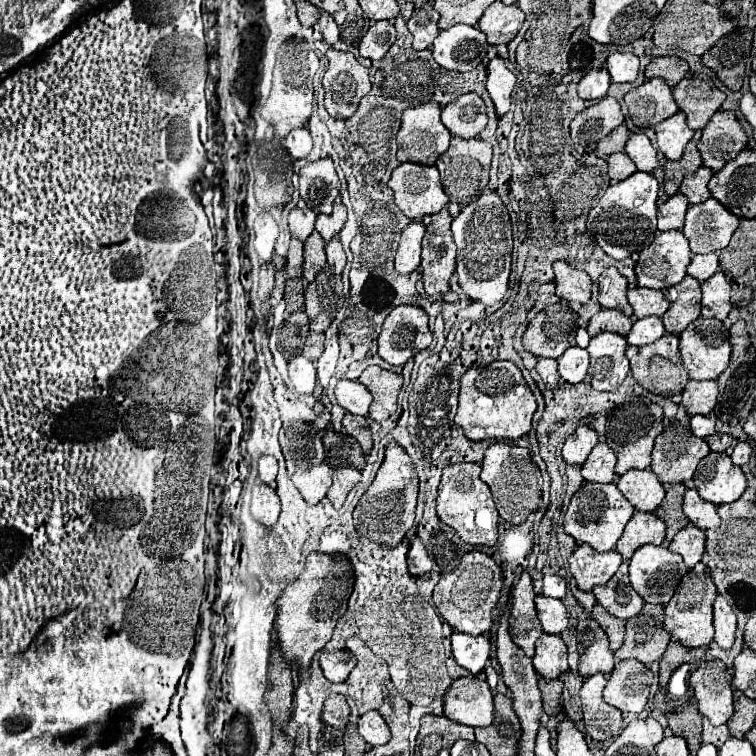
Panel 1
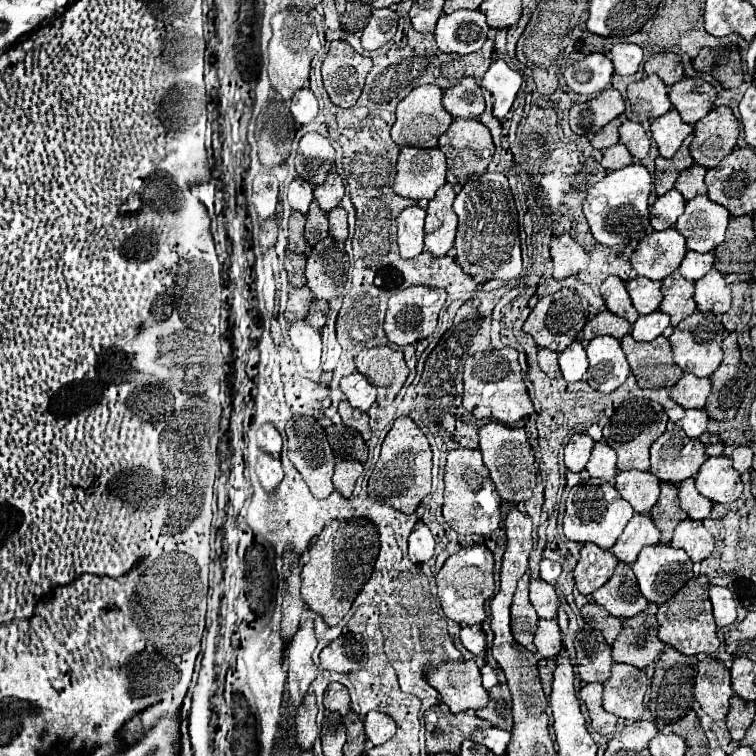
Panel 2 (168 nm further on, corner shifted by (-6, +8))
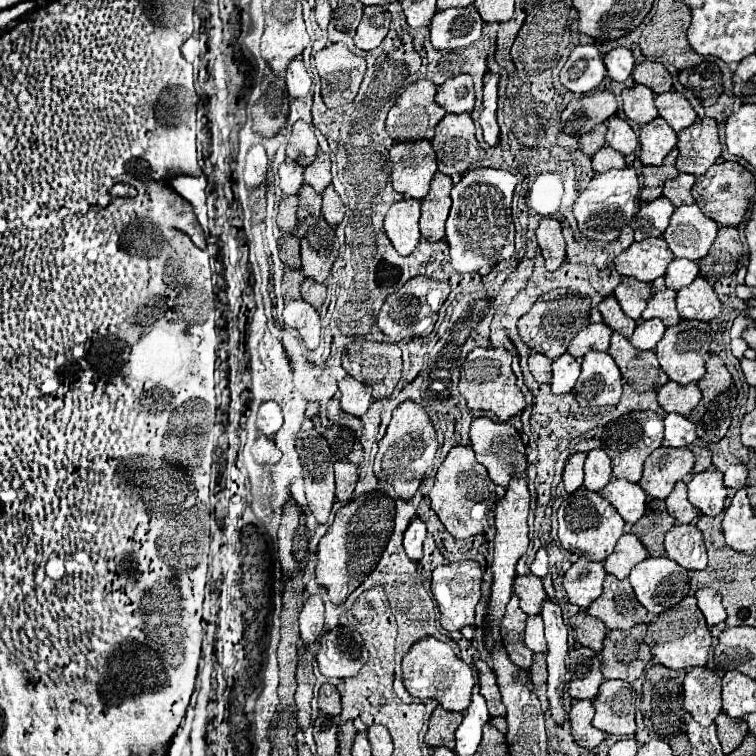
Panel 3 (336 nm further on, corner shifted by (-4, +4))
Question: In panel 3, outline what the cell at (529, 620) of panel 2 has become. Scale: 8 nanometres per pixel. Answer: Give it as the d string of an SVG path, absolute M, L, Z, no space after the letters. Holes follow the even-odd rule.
M510 598L506 606L506 614L500 622L500 636L504 642L504 648L516 666L528 670L532 664L532 652L524 644L524 626L526 626L526 614L518 606L518 598Z

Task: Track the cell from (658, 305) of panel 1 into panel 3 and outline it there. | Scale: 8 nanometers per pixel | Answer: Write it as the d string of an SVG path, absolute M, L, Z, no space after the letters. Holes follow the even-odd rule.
M622 276L622 282L614 288L614 298L618 300L618 304L626 316L630 316L632 320L638 320L642 310L648 304L650 286L644 282L638 282L636 278Z

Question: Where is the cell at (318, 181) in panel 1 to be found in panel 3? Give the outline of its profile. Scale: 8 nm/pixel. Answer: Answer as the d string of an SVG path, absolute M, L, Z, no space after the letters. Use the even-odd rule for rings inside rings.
M298 120L292 126L292 134L286 144L286 156L294 158L300 166L308 166L314 160L316 150L318 150L318 140L314 132L304 120Z

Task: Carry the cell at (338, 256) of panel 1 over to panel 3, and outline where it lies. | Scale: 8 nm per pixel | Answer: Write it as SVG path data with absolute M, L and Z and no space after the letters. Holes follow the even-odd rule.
M328 186L324 192L322 192L322 214L324 218L332 224L332 226L338 226L344 218L344 204L338 196L338 192L334 190L334 186Z

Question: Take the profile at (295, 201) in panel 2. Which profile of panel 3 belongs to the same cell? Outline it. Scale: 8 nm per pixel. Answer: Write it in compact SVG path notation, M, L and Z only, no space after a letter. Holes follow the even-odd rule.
M286 158L278 166L278 172L276 172L278 186L282 188L282 192L284 194L298 194L298 190L302 186L302 174L304 174L304 168L298 162Z

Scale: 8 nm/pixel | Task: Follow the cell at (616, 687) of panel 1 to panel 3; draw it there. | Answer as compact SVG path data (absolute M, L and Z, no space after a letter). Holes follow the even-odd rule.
M604 680L598 696L594 698L596 714L594 714L592 726L606 732L606 734L612 734L612 736L632 736L634 730L636 730L636 724L634 724L636 700L638 700L638 694L634 692L634 688L628 682L624 682L624 680Z

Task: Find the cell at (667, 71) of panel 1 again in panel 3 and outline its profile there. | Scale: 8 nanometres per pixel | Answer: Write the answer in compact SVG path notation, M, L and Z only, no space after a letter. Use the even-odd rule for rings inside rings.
M658 62L638 64L634 68L632 78L634 78L636 84L646 84L650 90L654 90L654 94L662 94L662 92L668 92L672 88L670 72Z

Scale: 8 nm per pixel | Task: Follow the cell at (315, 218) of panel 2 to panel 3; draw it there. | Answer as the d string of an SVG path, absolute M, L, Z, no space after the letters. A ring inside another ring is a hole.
M306 182L302 184L302 190L298 192L298 218L306 218L306 216L316 216L320 214L320 206L322 206L322 196L312 188L306 186Z

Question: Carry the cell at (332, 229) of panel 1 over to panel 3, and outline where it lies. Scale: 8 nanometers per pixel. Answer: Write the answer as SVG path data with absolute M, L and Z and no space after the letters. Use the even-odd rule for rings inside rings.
M318 150L314 162L304 168L304 180L314 186L314 190L320 194L328 184L332 184L330 176L330 156L322 150Z

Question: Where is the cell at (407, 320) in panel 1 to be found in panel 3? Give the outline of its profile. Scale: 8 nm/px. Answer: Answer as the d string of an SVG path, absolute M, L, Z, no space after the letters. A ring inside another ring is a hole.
M418 276L418 278L410 278L402 290L396 290L394 294L390 294L378 314L378 328L390 336L392 342L400 342L400 340L408 340L414 336L428 336L438 320L438 310L444 304L444 300L450 294L450 286L448 282L440 282L440 280L430 280L426 276Z

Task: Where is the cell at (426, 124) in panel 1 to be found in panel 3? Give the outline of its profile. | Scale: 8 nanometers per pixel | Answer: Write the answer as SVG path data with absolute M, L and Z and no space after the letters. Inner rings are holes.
M416 80L406 86L386 118L386 130L394 142L434 138L434 128L446 114L434 102L434 94L436 84L432 80Z

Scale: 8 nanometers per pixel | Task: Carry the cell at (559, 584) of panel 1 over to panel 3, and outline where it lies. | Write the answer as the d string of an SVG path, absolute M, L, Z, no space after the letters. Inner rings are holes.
M540 548L540 550L536 552L536 558L534 558L534 562L530 564L530 570L532 570L538 578L544 578L544 576L546 576L546 572L548 572L548 554L546 554L544 548Z

